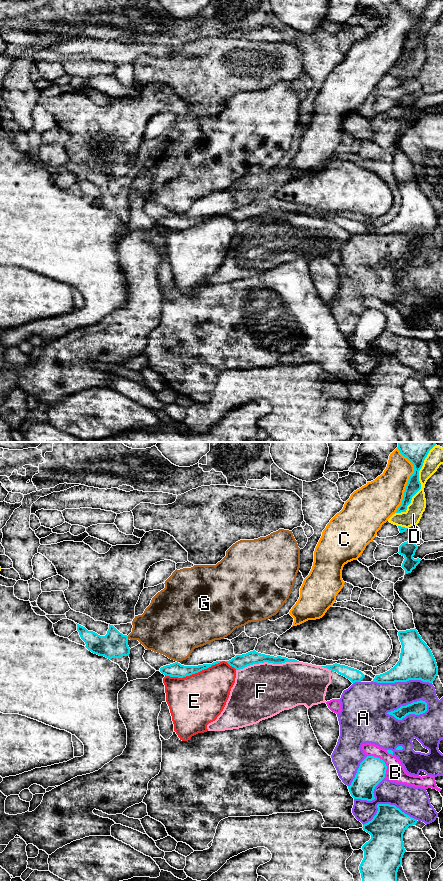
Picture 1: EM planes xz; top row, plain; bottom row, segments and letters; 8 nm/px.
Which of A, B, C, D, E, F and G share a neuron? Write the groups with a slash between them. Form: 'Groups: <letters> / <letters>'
Groups: A / B / C / D / E / F / G

